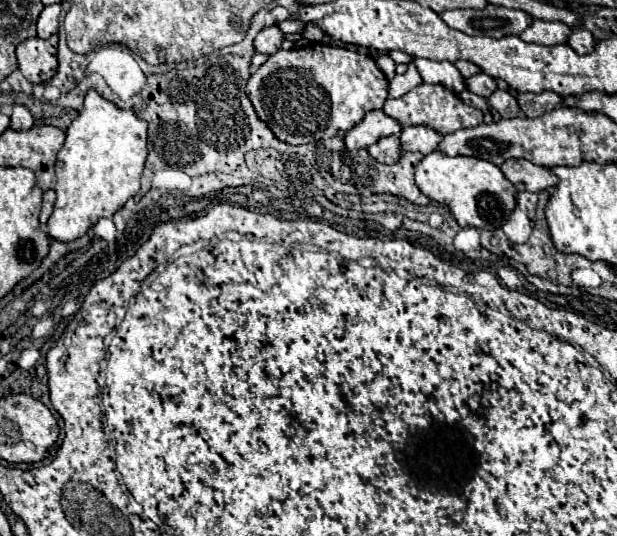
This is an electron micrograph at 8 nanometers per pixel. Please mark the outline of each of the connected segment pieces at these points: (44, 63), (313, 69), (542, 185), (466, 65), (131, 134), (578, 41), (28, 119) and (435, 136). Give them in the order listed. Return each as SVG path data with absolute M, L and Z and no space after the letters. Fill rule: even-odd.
M54 34L48 40L28 38L22 44L18 44L16 56L18 56L18 68L28 82L32 82L32 84L50 82L56 76L56 70L58 70L58 36Z
M306 44L302 48L292 50L278 50L264 62L248 80L246 94L252 100L258 116L268 122L268 126L274 130L276 138L288 144L308 144L322 138L340 136L356 126L368 110L382 108L388 98L388 80L376 66L376 62L370 56L346 50L346 48L334 48L326 44Z
M508 160L502 164L502 172L512 184L518 184L518 182L524 184L528 192L548 190L556 186L556 182L560 182L556 174L552 174L552 170L544 166L536 166L528 160Z
M456 60L454 62L454 66L462 72L462 76L464 78L470 78L472 74L480 74L482 70L480 70L480 66L476 66L474 62L468 62L468 60Z
M88 90L82 112L72 120L72 124L66 130L66 142L62 150L58 152L58 160L55 163L55 174L58 178L54 188L56 201L54 212L48 220L48 236L56 238L60 242L70 242L86 234L88 228L92 228L98 218L106 216L110 218L116 210L120 210L128 198L136 196L140 190L140 174L146 162L148 154L148 122L140 120L132 110L122 110L114 102L102 98L96 90Z
M574 28L572 34L568 36L568 46L572 46L572 50L576 50L576 54L590 54L596 46L596 40L592 38L592 34L588 34L588 30Z
M16 104L14 110L12 110L12 116L10 116L10 128L12 130L28 130L34 126L34 118L30 114L30 110L22 104Z
M408 126L402 130L400 134L400 142L402 148L406 152L422 152L422 154L430 154L438 148L438 144L442 142L444 134L440 134L438 130L430 128L430 126Z

